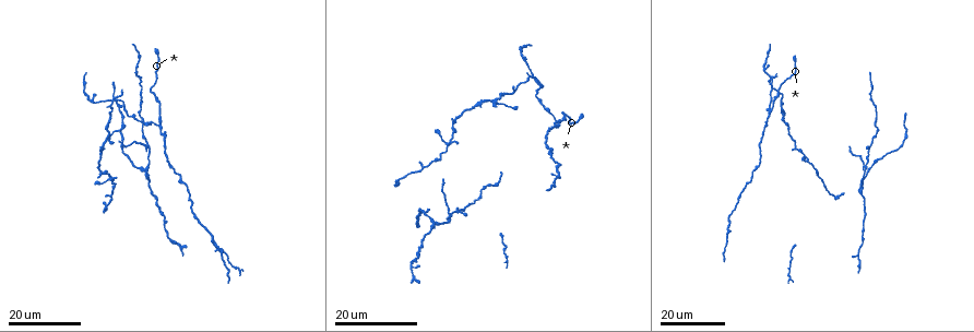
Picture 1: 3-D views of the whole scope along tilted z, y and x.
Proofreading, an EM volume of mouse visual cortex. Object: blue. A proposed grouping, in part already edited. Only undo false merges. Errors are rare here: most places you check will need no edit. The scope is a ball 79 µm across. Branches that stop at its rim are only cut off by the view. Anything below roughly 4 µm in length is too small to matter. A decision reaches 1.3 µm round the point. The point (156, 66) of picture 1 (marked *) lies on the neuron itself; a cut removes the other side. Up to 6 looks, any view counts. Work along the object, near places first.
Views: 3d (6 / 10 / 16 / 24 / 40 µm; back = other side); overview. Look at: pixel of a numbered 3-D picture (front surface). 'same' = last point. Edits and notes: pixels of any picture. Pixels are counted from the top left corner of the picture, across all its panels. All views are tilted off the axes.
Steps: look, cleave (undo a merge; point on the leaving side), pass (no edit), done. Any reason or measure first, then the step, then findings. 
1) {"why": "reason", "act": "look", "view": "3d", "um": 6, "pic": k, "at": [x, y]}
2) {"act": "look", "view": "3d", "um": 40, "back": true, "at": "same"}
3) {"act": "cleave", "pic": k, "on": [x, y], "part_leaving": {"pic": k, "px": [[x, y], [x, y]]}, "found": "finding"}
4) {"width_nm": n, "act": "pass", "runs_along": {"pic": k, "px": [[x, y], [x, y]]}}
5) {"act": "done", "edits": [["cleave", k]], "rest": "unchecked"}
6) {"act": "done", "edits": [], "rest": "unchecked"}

{"why": "two arms in line, one across", "act": "look", "view": "3d", "um": 24, "pic": 1, "at": [156, 124]}

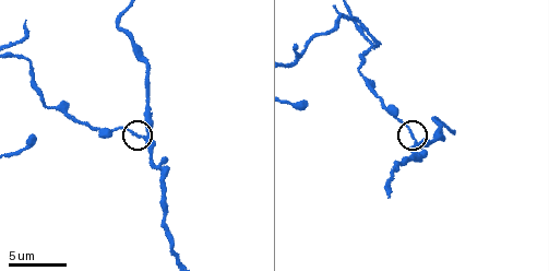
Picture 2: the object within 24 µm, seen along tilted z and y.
{"why": "zoom in", "act": "look", "view": "3d", "um": 6, "pic": 2, "at": [141, 135]}

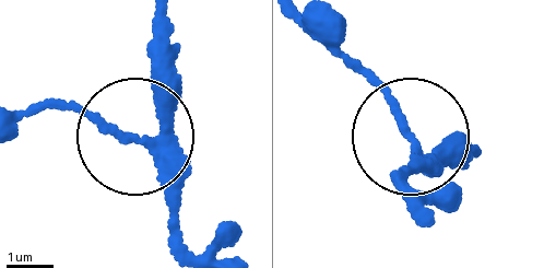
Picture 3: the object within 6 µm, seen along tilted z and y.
{"act": "pass", "runs_along": {"pic": 3, "px": [[160, 27], [163, 91], [139, 143], [196, 255]]}, "found": "one neuron here"}

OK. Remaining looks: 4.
{"why": "four arms meet", "act": "look", "view": "3d", "um": 10, "pic": 2, "at": [353, 17]}

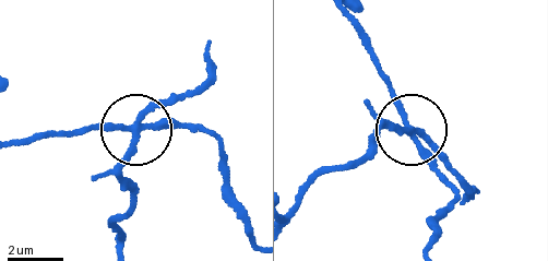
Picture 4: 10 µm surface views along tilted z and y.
{"arms": 4, "act": "cleave", "pic": 4, "on": [169, 101], "part_leaving": {"pic": 4, "px": [[409, 132], [379, 133], [364, 155], [317, 179], [292, 212]]}, "found": "a second neuron is stuck on"}

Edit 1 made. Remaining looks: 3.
{"act": "done", "edits": [["cleave", 4]], "rest": "unchecked"}

